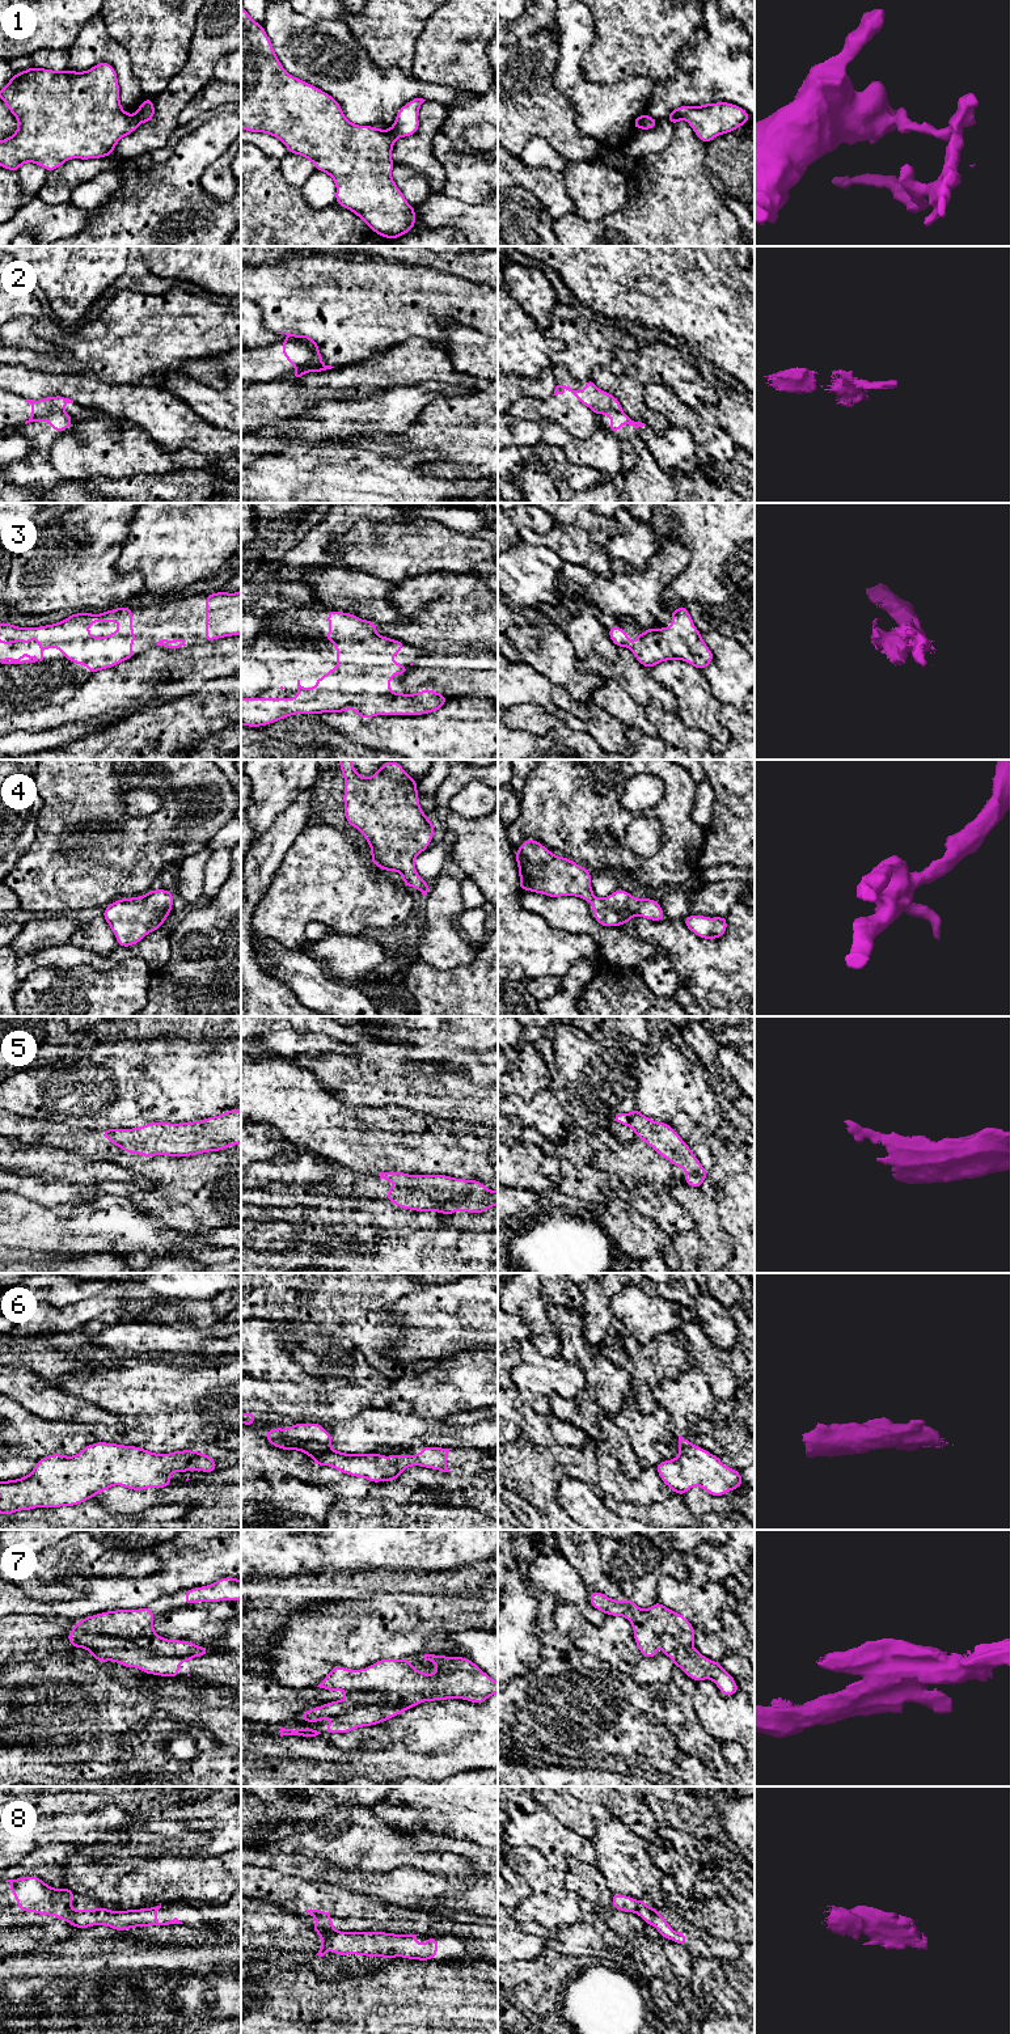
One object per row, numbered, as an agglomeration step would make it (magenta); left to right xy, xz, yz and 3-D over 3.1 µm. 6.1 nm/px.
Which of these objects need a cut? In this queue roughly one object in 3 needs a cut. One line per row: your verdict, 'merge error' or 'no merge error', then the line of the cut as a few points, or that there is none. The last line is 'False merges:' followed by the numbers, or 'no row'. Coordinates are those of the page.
1: merge error; cut in yz along (647, 115), (638, 127)
2: merge error; cut in xz along (300, 367), (305, 367), (317, 356), (326, 368)
3: no merge error; no cut
4: no merge error; no cut
5: no merge error; no cut
6: no merge error; no cut
7: merge error; cut in xz along (387, 1698), (354, 1707), (336, 1719)
8: no merge error; no cut
False merges: 1, 2, 7

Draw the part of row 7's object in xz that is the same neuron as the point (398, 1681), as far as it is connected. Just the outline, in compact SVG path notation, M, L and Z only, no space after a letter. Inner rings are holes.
M424 1654L423 1658L436 1665L435 1674L418 1671L410 1659L384 1658L360 1670L333 1667L317 1687L347 1695L380 1695L385 1700L346 1712L326 1726L325 1734L377 1725L424 1701L457 1697L481 1704L498 1693L498 1682L465 1657Z

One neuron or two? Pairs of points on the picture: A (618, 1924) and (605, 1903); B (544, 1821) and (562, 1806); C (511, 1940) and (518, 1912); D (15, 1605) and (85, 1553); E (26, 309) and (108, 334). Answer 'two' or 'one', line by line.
A: one
B: two
C: two
D: two
E: one

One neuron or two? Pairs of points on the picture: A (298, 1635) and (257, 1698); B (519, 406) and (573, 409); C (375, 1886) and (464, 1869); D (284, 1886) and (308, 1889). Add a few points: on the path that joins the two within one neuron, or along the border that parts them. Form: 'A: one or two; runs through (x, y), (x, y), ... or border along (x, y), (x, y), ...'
A: two; border along (271, 1678), (286, 1686), (298, 1686), (300, 1688)
B: one; runs through (532, 409), (560, 409)
C: two; border along (408, 1867), (438, 1873), (446, 1881)
D: one; runs through (290, 1887), (303, 1889)

